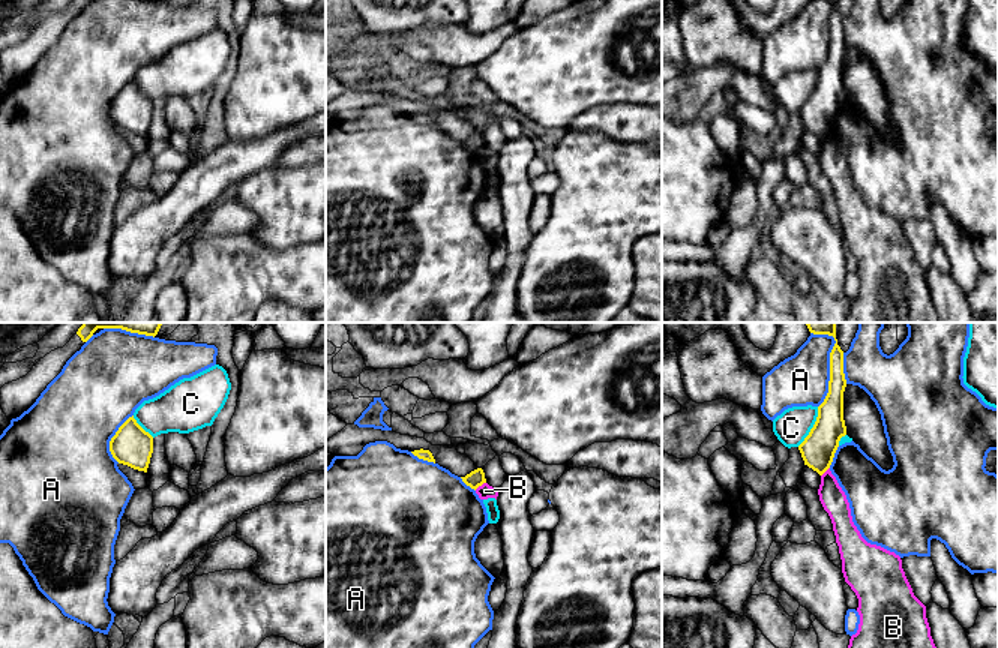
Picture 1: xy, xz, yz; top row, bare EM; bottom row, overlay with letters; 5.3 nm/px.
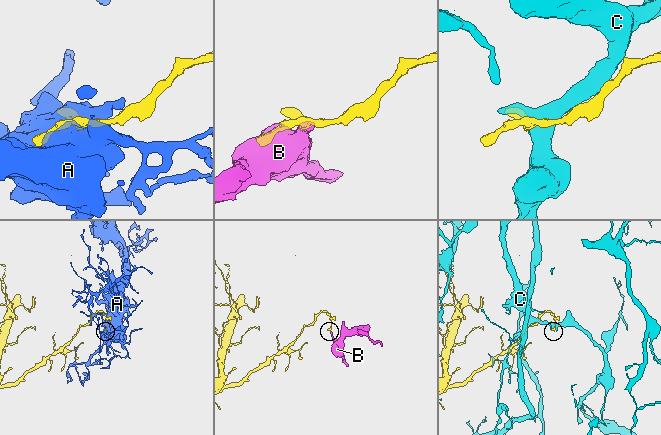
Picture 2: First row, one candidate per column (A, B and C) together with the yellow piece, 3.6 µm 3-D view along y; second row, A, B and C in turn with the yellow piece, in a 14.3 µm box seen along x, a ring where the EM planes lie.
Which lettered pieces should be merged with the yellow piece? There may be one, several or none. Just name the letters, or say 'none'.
none

